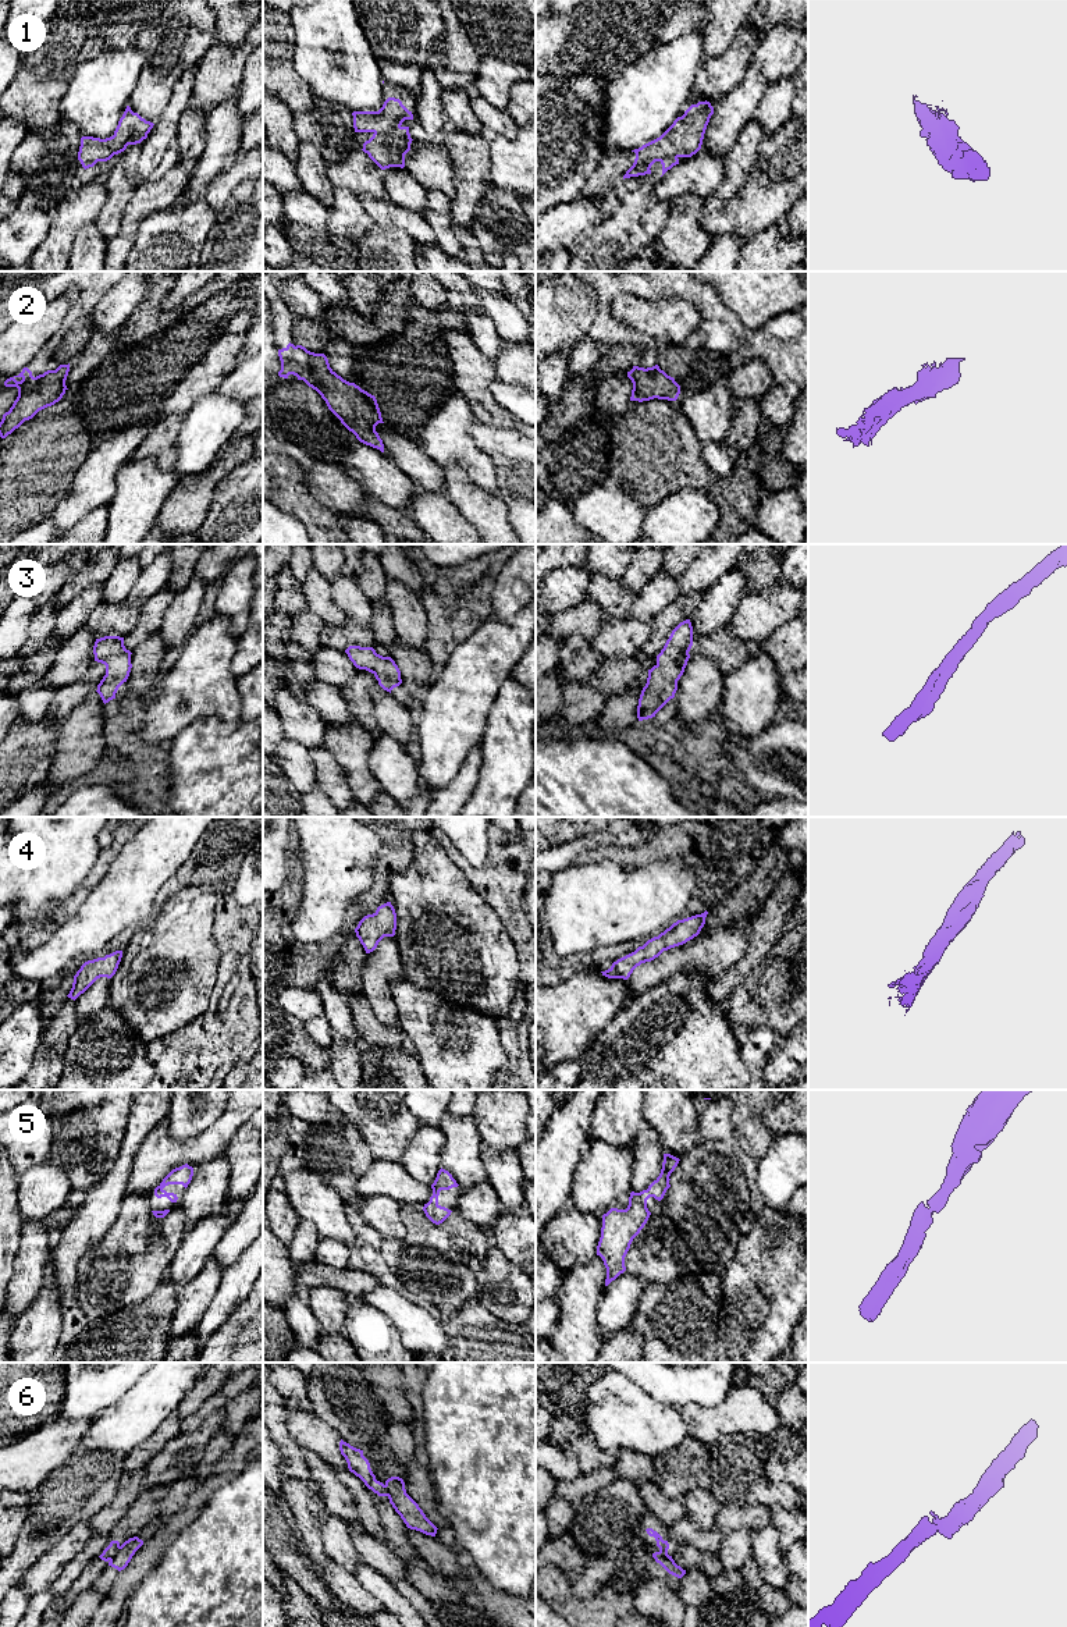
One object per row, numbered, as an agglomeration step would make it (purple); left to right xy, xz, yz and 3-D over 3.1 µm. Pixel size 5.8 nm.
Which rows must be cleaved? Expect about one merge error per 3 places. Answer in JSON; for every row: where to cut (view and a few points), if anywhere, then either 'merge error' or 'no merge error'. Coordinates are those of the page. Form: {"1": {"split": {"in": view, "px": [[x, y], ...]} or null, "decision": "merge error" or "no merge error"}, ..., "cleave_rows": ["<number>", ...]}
{"1": {"split": null, "decision": "no merge error"}, "2": {"split": null, "decision": "no merge error"}, "3": {"split": null, "decision": "no merge error"}, "4": {"split": null, "decision": "no merge error"}, "5": {"split": null, "decision": "no merge error"}, "6": {"split": {"in": "xy", "px": [[118, 1545], [109, 1559]]}, "decision": "merge error"}, "cleave_rows": ["6"]}

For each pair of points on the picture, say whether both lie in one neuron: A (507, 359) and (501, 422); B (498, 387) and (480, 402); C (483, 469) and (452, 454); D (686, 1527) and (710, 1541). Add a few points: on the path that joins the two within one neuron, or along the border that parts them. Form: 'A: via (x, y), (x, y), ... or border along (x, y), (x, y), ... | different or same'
A: border along (490, 359), (497, 379) | different
B: border along (494, 379), (488, 386), (490, 394), (514, 416) | different
C: via (476, 464), (465, 454), (459, 454) | same
D: via (692, 1533), (704, 1541) | same

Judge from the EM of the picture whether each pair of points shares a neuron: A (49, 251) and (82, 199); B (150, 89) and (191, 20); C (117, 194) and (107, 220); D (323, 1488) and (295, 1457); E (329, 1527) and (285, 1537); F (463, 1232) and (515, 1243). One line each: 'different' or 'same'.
A: same
B: same
C: same
D: different
E: different
F: different

